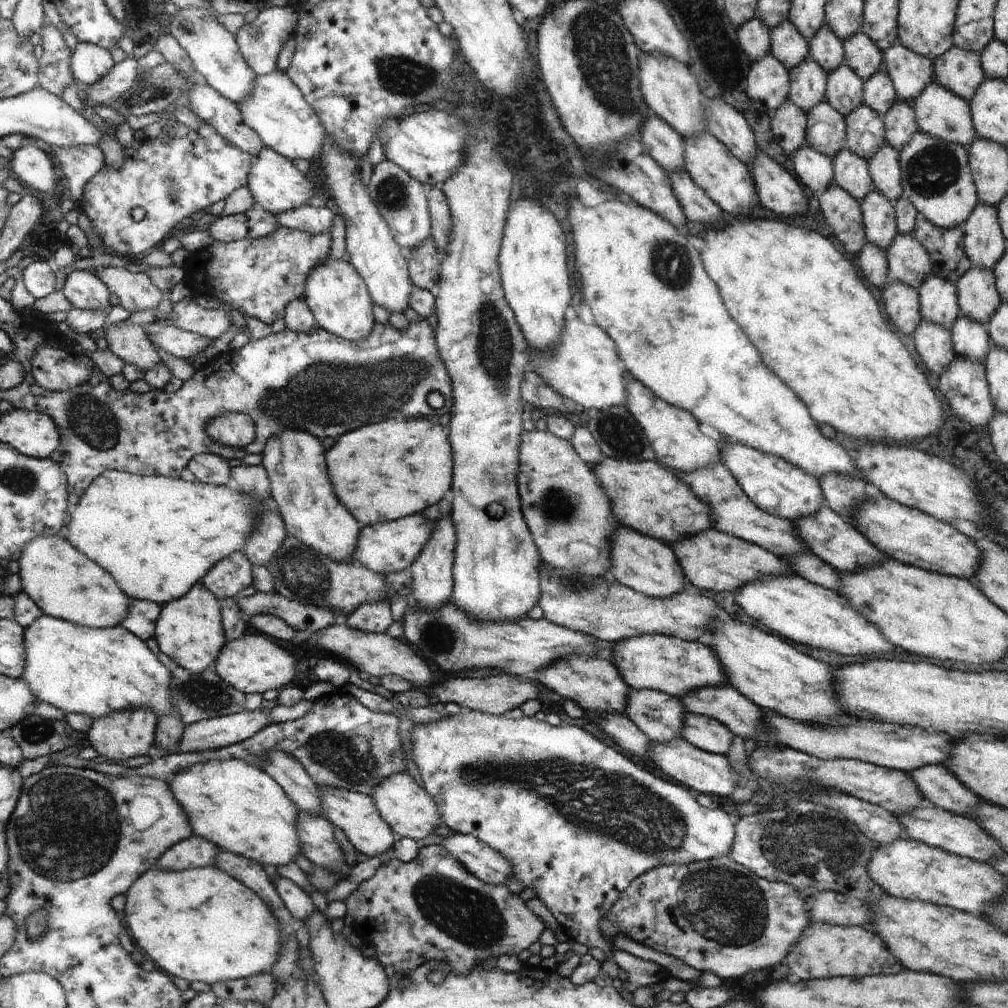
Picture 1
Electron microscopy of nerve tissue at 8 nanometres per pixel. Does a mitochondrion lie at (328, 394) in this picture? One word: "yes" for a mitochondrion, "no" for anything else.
yes

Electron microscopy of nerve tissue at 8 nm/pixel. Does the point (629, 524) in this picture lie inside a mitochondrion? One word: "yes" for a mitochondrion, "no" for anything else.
no

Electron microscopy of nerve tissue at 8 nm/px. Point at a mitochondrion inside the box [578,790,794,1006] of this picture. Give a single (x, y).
(724, 907)

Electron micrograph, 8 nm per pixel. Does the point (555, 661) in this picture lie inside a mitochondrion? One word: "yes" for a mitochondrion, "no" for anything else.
no

